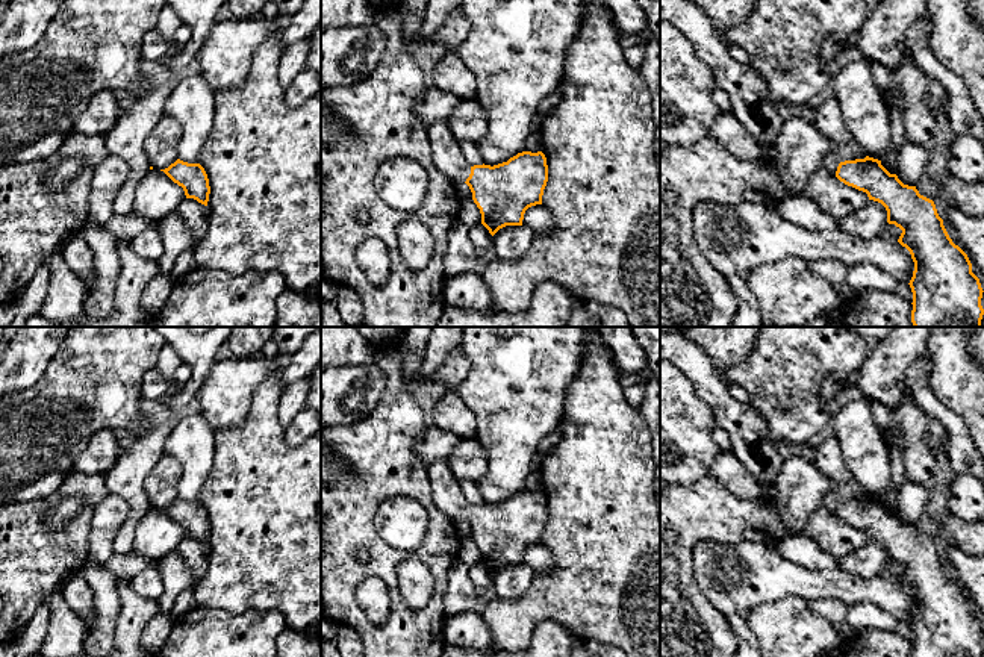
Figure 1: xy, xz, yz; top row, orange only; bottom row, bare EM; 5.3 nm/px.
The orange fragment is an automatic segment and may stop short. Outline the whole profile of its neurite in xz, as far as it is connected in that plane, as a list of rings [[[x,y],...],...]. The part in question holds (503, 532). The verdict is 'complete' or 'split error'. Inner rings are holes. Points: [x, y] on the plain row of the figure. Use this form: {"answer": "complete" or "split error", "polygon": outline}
{"answer": "split error", "polygon": [[[447,460],[430,463],[427,477],[433,509],[469,525],[481,553],[481,563],[492,575],[506,565],[522,565],[525,550],[542,543],[548,521],[546,497],[542,490],[522,490],[494,506],[471,506]]]}

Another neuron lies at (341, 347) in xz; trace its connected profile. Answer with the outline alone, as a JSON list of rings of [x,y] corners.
[[[321,327],[321,371],[329,366],[372,365],[374,351],[356,327]]]

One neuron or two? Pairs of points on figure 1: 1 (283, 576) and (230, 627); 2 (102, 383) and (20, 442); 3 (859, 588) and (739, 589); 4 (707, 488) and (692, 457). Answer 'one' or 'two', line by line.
1: two
2: one
3: one
4: two

